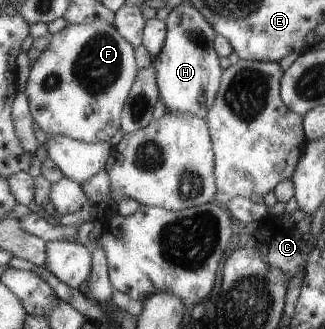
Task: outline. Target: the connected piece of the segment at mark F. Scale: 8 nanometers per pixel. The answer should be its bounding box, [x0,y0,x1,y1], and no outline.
[24,18,135,143]

